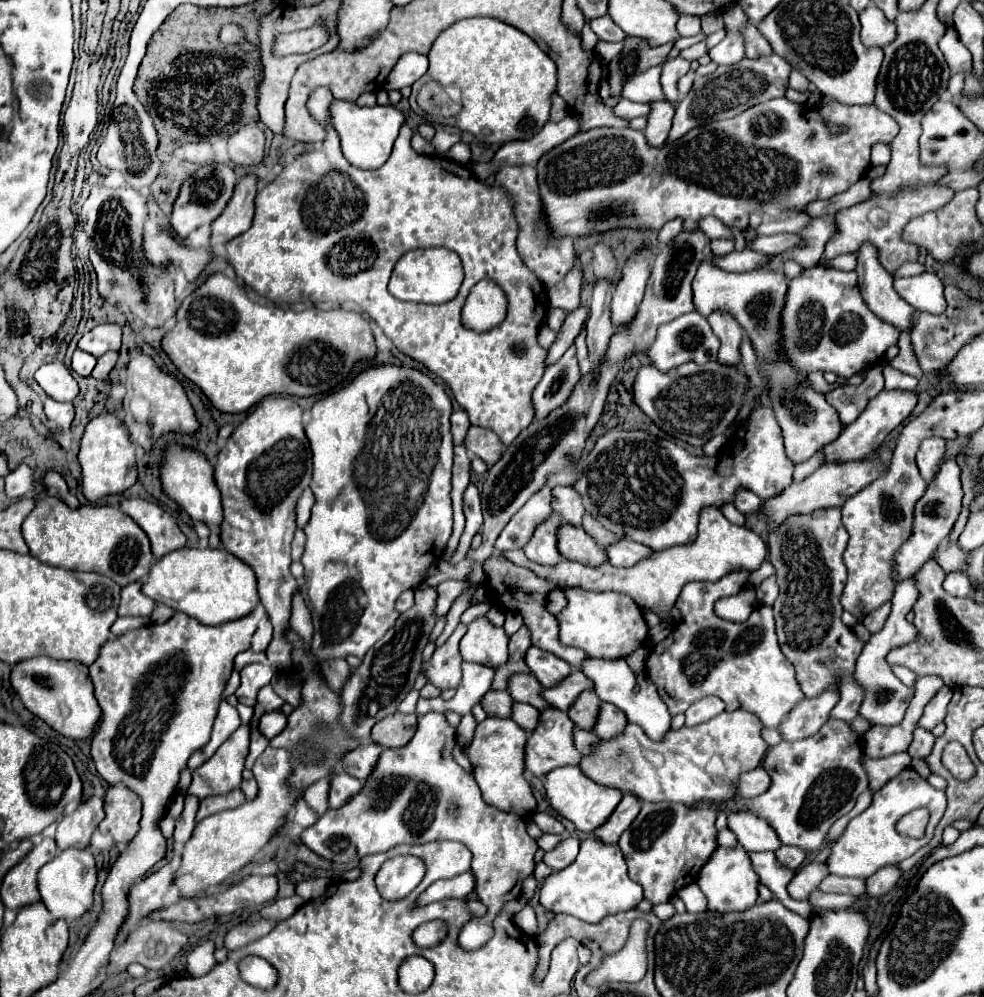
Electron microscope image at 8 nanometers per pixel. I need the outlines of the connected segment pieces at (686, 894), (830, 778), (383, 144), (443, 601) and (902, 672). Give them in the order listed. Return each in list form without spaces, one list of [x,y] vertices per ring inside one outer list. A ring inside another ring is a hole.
[[[696,882],[680,888],[676,894],[678,894],[680,900],[684,902],[686,912],[704,912],[704,910],[706,910],[706,898],[704,898],[704,894],[702,894],[702,890],[698,888]]]
[[[828,720],[816,734],[796,742],[780,742],[766,752],[762,768],[768,772],[772,782],[764,794],[756,798],[734,798],[730,802],[700,800],[690,808],[756,814],[774,828],[784,846],[816,852],[824,846],[830,826],[848,814],[858,796],[868,788],[868,776],[860,764],[862,752],[862,736],[854,734],[846,722]]]
[[[332,102],[332,126],[340,134],[342,152],[346,160],[356,168],[380,168],[388,160],[402,124],[404,114],[394,106],[376,104],[372,108],[360,108],[354,102]]]
[[[448,580],[448,582],[442,582],[436,590],[438,590],[438,600],[436,600],[436,614],[438,616],[444,616],[448,610],[450,610],[450,606],[454,604],[454,600],[458,598],[458,596],[462,596],[464,592],[468,592],[472,588],[472,582],[468,582],[468,580],[462,580],[462,582],[458,582],[458,580]]]
[[[894,664],[892,666],[892,672],[904,682],[904,684],[908,684],[908,686],[912,686],[914,684],[914,680],[916,680],[916,674],[914,672],[910,672],[908,668],[904,668],[904,666],[898,666],[898,664]]]

